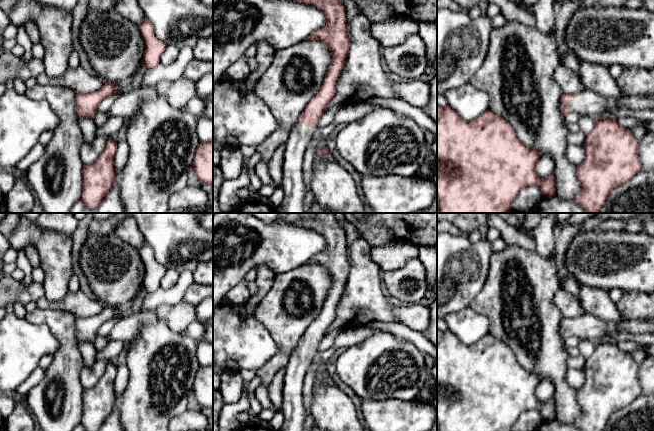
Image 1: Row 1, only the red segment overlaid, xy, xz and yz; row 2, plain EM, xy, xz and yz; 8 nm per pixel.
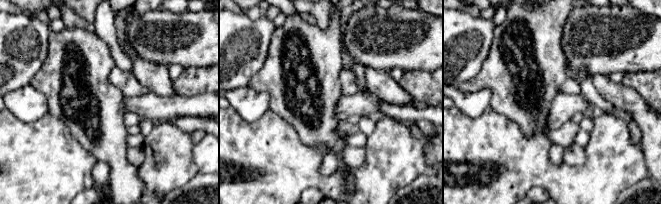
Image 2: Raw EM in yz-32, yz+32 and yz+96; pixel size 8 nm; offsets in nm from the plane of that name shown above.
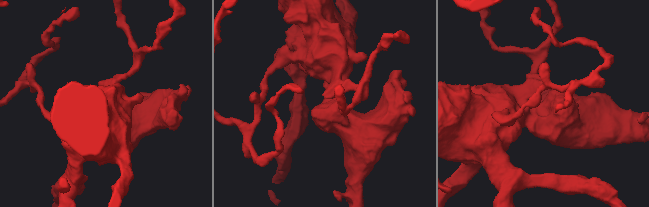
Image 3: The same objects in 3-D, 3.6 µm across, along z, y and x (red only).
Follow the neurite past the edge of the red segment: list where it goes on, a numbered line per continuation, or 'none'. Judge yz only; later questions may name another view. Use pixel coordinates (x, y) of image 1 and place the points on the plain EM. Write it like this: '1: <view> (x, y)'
1: yz (586, 327)

